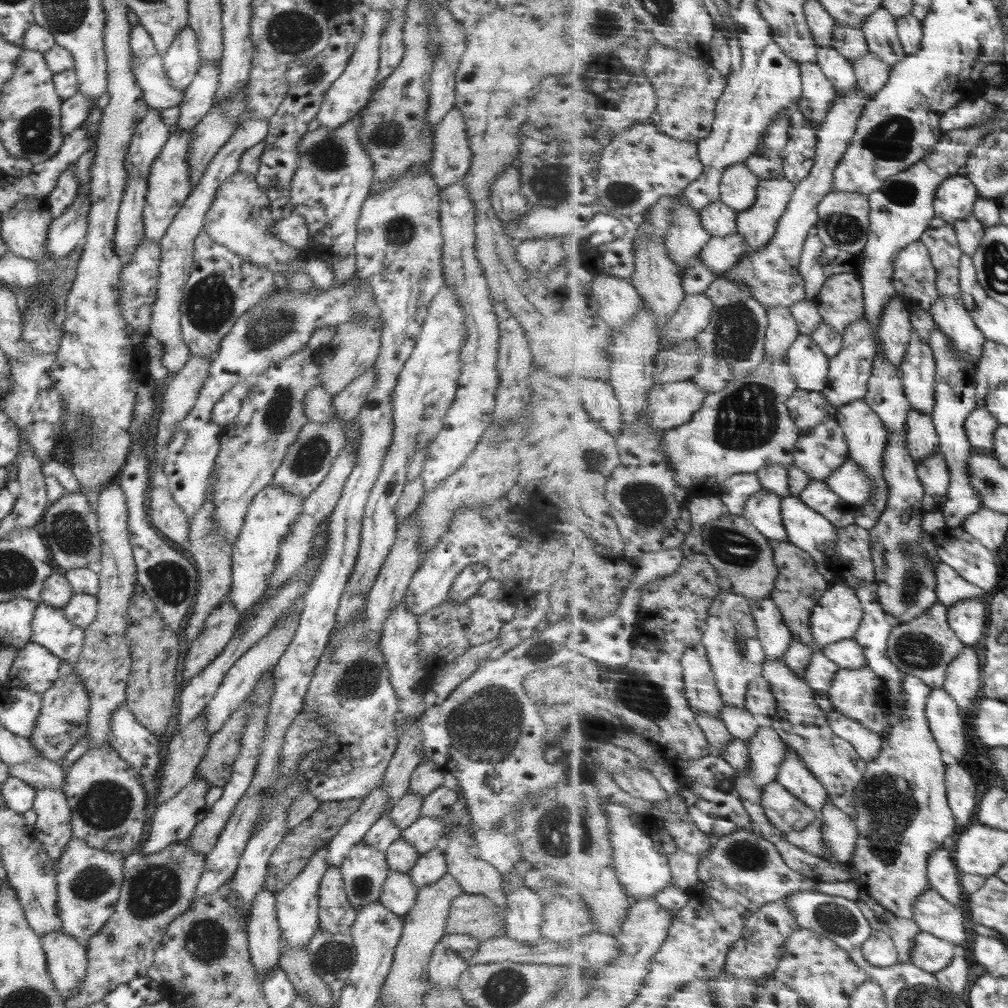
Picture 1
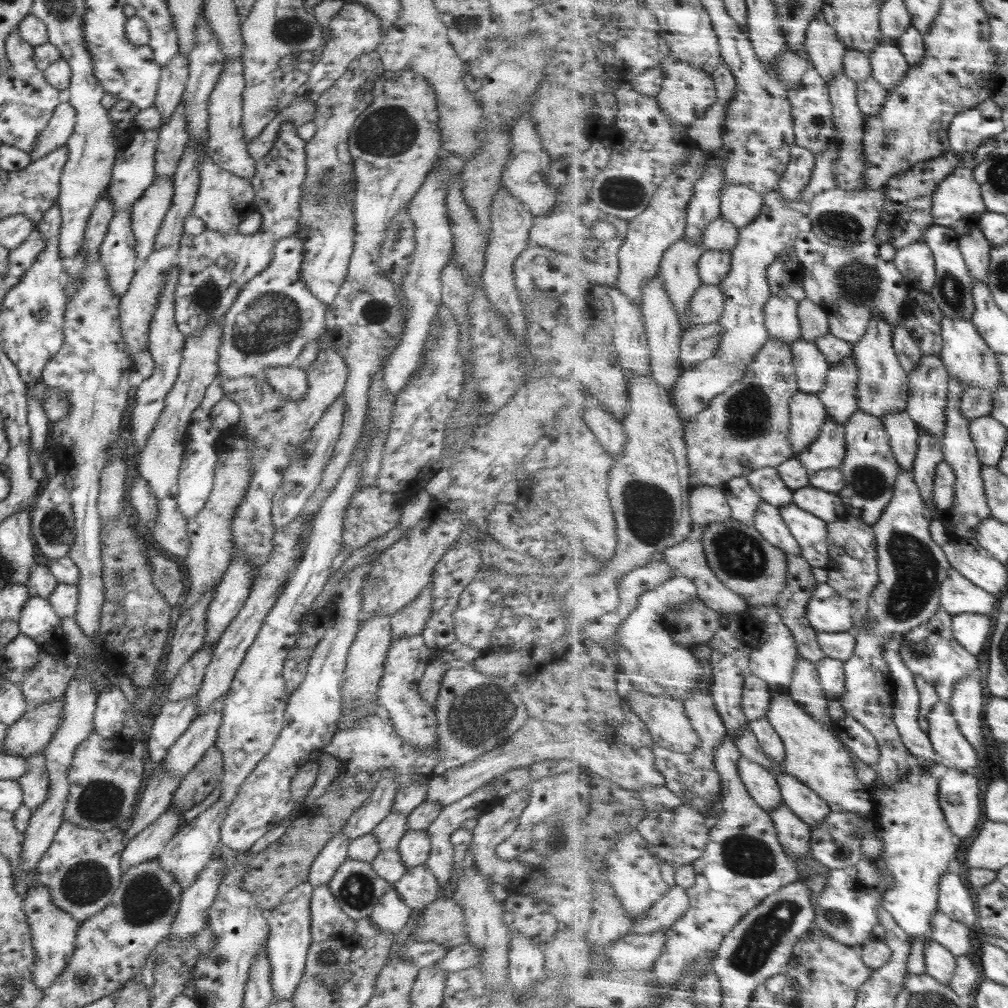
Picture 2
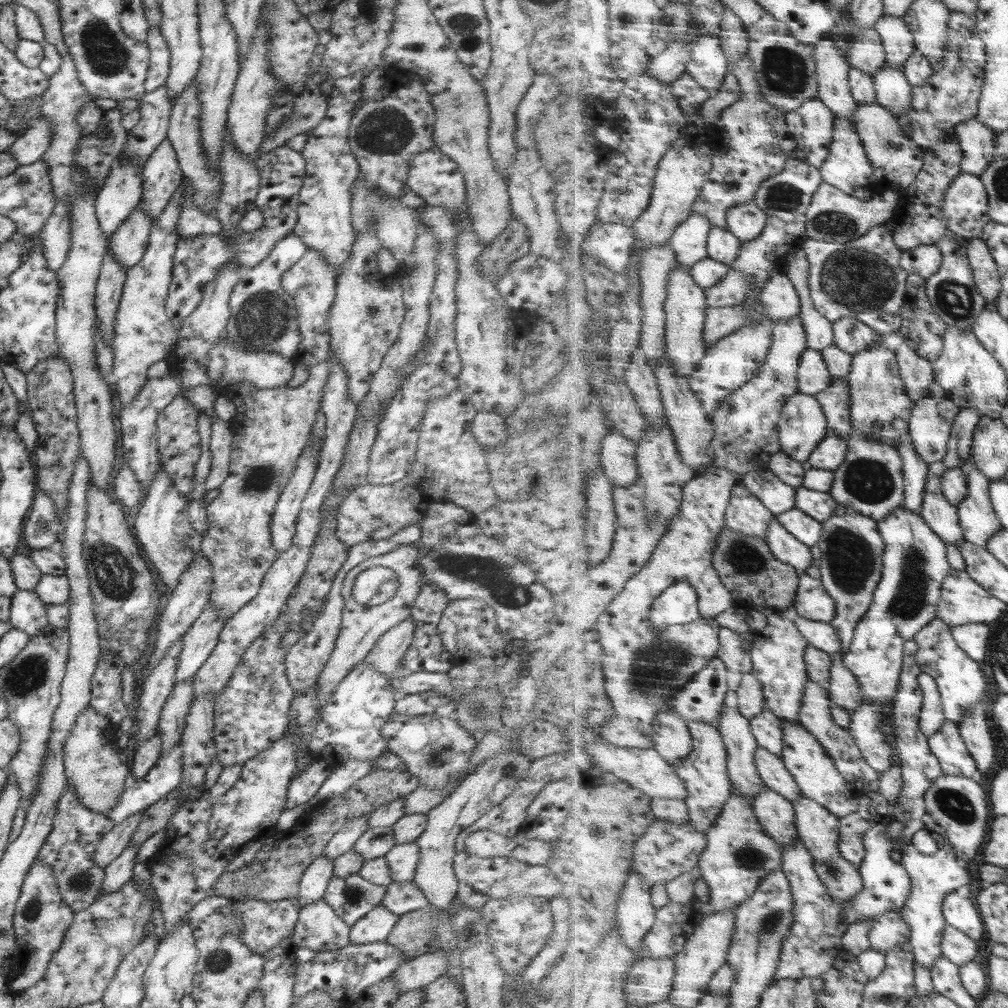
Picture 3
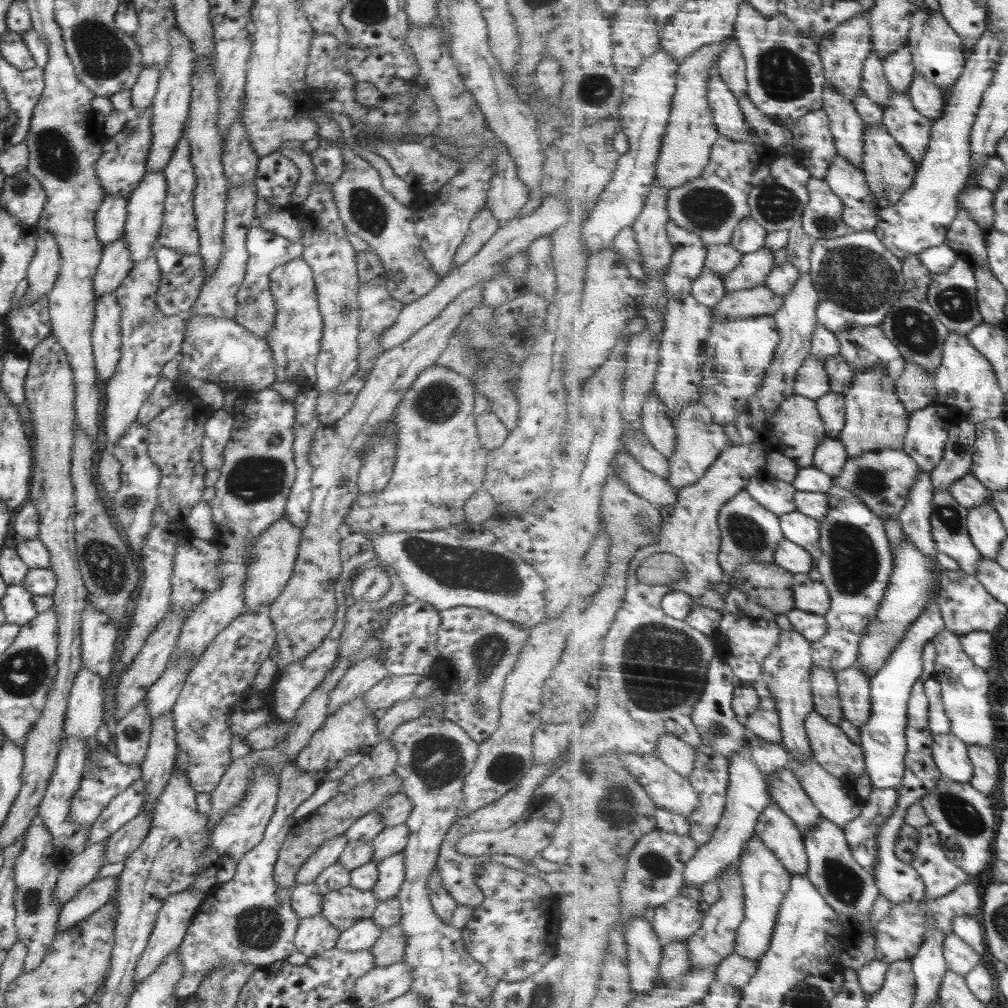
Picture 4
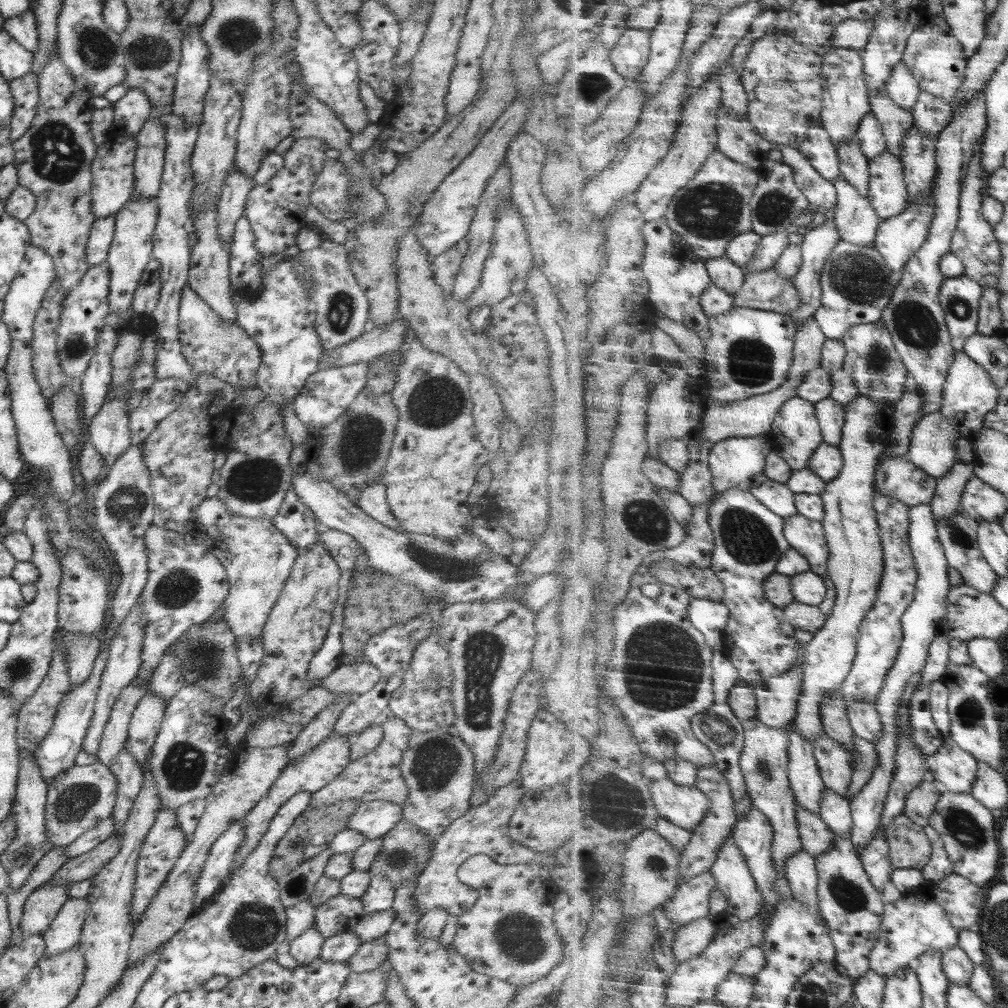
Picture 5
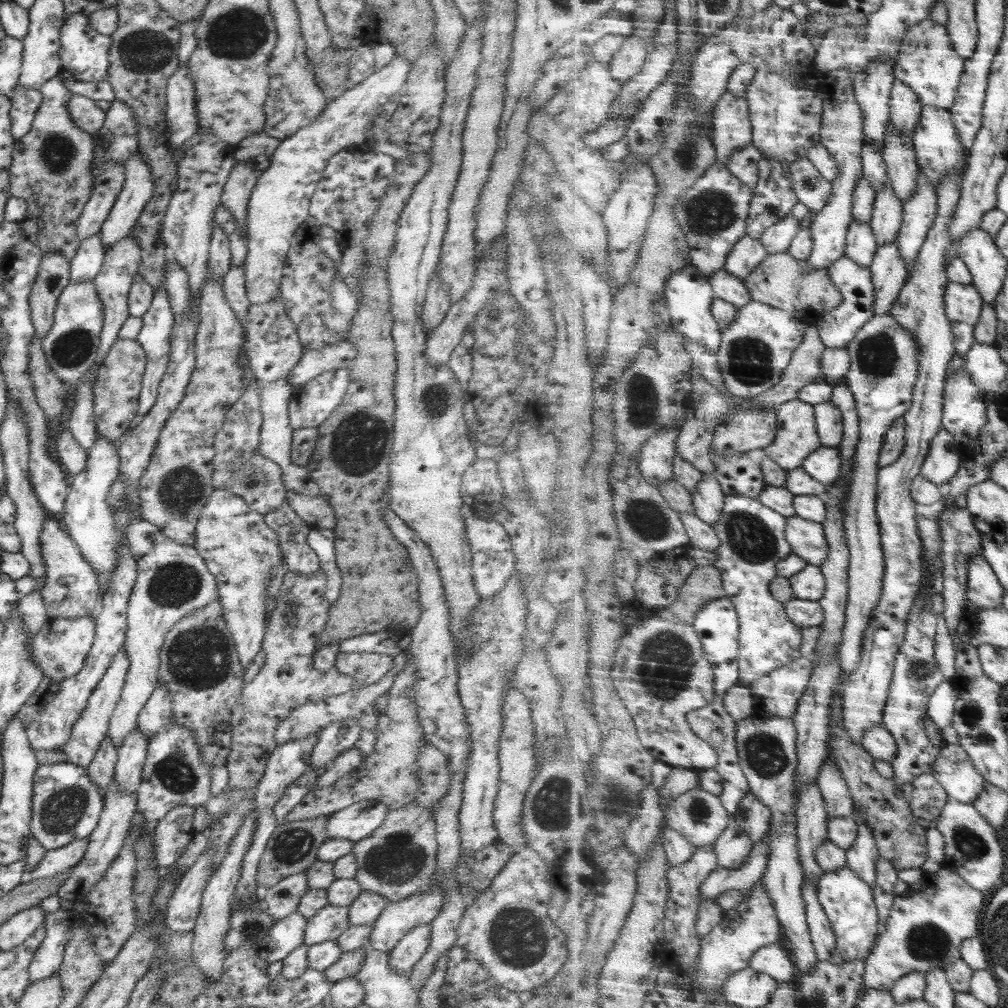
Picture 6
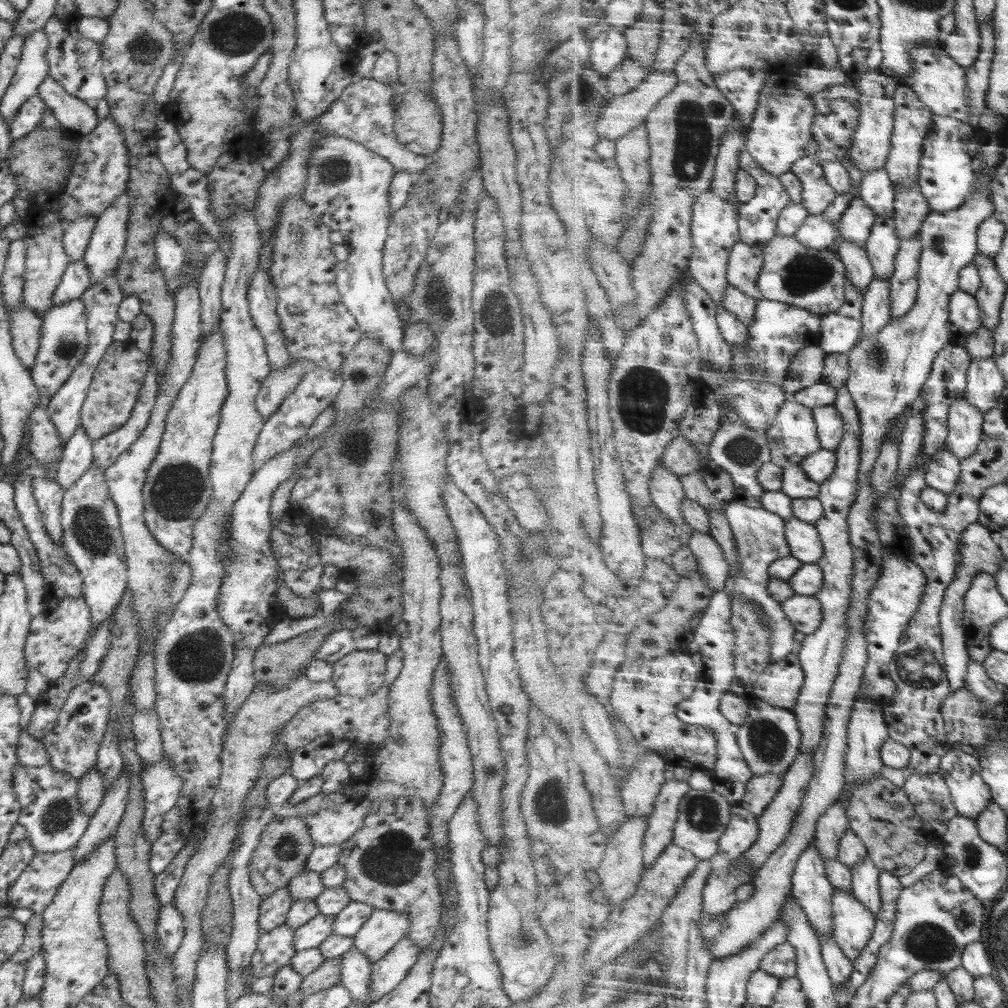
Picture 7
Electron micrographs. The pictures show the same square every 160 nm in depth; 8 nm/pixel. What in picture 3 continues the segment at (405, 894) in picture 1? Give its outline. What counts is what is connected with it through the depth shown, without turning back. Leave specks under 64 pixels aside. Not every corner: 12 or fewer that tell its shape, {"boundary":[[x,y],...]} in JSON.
{"boundary":[[381,904],[351,926],[350,943],[384,943],[399,915]]}

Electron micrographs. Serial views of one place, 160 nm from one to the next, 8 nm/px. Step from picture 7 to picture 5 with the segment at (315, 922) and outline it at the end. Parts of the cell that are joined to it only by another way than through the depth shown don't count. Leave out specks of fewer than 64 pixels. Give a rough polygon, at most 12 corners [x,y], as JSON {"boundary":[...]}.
{"boundary":[[338,894],[315,907],[315,927],[353,931],[366,914],[359,898]]}

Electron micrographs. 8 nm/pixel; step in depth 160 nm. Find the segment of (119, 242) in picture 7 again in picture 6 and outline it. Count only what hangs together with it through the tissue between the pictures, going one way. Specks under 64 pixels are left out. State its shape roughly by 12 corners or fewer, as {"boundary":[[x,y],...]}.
{"boundary":[[139,150],[125,181],[102,223],[108,249],[131,234],[155,191]]}

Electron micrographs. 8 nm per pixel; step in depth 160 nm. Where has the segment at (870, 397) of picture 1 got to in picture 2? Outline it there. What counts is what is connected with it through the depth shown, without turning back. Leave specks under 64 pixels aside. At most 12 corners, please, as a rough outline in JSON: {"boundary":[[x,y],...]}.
{"boundary":[[906,410],[884,418],[900,466],[915,473],[919,424]]}

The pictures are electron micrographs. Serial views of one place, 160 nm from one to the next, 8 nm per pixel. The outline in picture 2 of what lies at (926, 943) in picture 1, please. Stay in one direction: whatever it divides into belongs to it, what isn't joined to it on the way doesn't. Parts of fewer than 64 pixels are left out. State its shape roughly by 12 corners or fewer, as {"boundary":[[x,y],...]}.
{"boundary":[[934,940],[925,952],[928,974],[951,986],[959,958]]}

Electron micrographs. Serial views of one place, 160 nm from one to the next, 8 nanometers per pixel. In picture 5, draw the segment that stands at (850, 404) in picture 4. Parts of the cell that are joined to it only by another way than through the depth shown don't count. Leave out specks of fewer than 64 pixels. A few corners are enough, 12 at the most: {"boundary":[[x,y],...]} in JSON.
{"boundary":[[860,394],[822,494],[837,598],[804,646],[794,720],[814,746],[887,562],[876,473],[894,406]]}

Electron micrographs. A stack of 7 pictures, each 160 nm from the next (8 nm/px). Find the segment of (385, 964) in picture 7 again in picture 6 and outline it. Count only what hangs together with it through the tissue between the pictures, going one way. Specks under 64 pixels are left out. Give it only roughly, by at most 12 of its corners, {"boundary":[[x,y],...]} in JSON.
{"boundary":[[427,922],[410,930],[394,946],[390,967],[413,969],[430,946]]}

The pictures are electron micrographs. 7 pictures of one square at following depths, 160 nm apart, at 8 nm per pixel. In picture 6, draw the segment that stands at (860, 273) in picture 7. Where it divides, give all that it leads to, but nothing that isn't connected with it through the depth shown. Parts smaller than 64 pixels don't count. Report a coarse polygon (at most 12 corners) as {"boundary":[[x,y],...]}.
{"boundary":[[854,220],[847,255],[872,267],[879,242],[870,222]]}

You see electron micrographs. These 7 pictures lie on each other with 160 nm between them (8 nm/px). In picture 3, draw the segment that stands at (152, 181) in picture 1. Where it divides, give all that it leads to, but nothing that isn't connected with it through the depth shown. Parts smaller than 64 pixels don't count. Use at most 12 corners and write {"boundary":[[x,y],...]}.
{"boundary":[[143,202],[109,237],[130,268],[143,258],[153,218]]}

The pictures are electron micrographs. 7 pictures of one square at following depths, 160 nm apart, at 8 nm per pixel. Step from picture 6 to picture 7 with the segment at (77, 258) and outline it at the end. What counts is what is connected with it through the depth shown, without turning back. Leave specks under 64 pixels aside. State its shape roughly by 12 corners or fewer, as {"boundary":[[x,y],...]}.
{"boundary":[[84,260],[69,263],[53,306],[76,300],[91,286]]}

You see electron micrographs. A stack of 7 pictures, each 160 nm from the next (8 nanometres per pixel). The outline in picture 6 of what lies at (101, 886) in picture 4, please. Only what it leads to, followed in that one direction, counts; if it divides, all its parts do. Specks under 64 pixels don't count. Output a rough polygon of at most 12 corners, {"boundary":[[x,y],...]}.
{"boundary":[[71,910],[48,913],[45,938],[28,968],[30,983],[60,969]]}

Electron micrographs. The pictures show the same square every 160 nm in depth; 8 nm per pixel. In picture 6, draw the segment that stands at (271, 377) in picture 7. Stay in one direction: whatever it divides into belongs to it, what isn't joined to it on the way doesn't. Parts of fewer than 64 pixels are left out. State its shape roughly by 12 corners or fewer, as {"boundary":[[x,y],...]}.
{"boundary":[[347,339],[306,350],[288,375],[295,390],[359,356]]}

